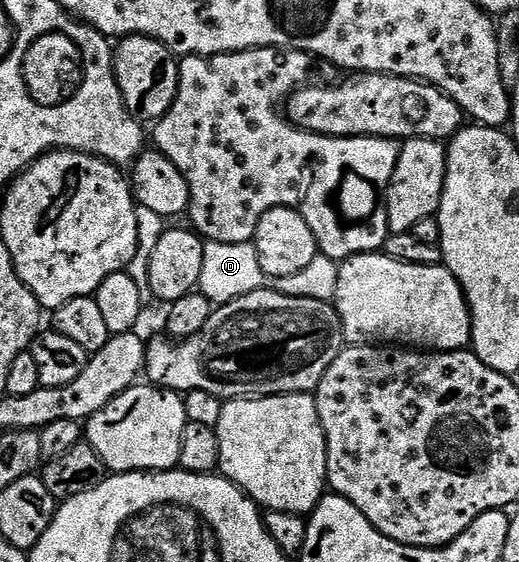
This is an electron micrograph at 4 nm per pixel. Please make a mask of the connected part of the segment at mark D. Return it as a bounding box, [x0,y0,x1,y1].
[198,241,340,307]

